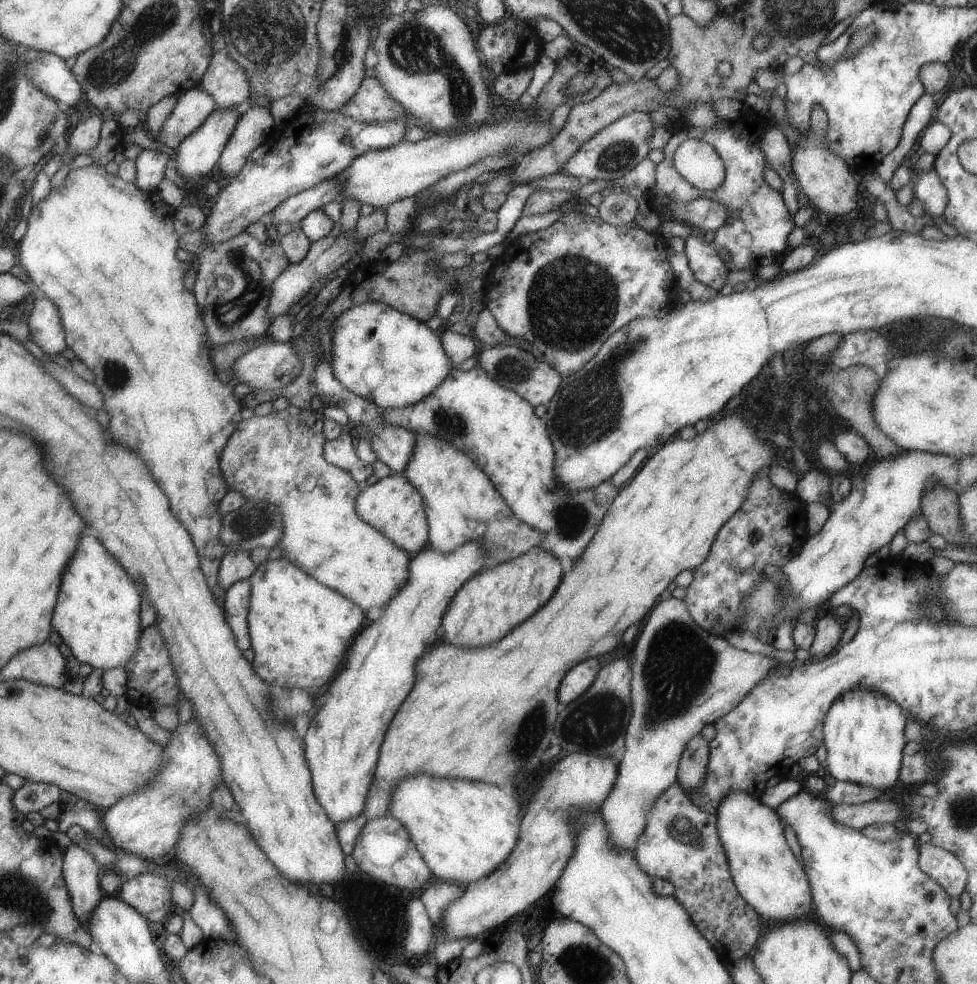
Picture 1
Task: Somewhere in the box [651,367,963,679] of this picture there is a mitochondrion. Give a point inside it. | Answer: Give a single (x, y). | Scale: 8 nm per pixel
(920, 608)

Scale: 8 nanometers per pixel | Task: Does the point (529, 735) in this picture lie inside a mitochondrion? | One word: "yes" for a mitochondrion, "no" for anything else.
yes

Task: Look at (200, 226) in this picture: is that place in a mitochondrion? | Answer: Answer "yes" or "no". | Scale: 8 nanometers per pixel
no

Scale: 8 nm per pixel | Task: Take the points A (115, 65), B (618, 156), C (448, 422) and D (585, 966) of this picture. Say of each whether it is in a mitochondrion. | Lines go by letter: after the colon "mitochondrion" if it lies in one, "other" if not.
A: mitochondrion
B: mitochondrion
C: mitochondrion
D: mitochondrion

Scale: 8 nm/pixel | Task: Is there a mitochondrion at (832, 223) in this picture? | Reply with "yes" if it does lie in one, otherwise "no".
no

